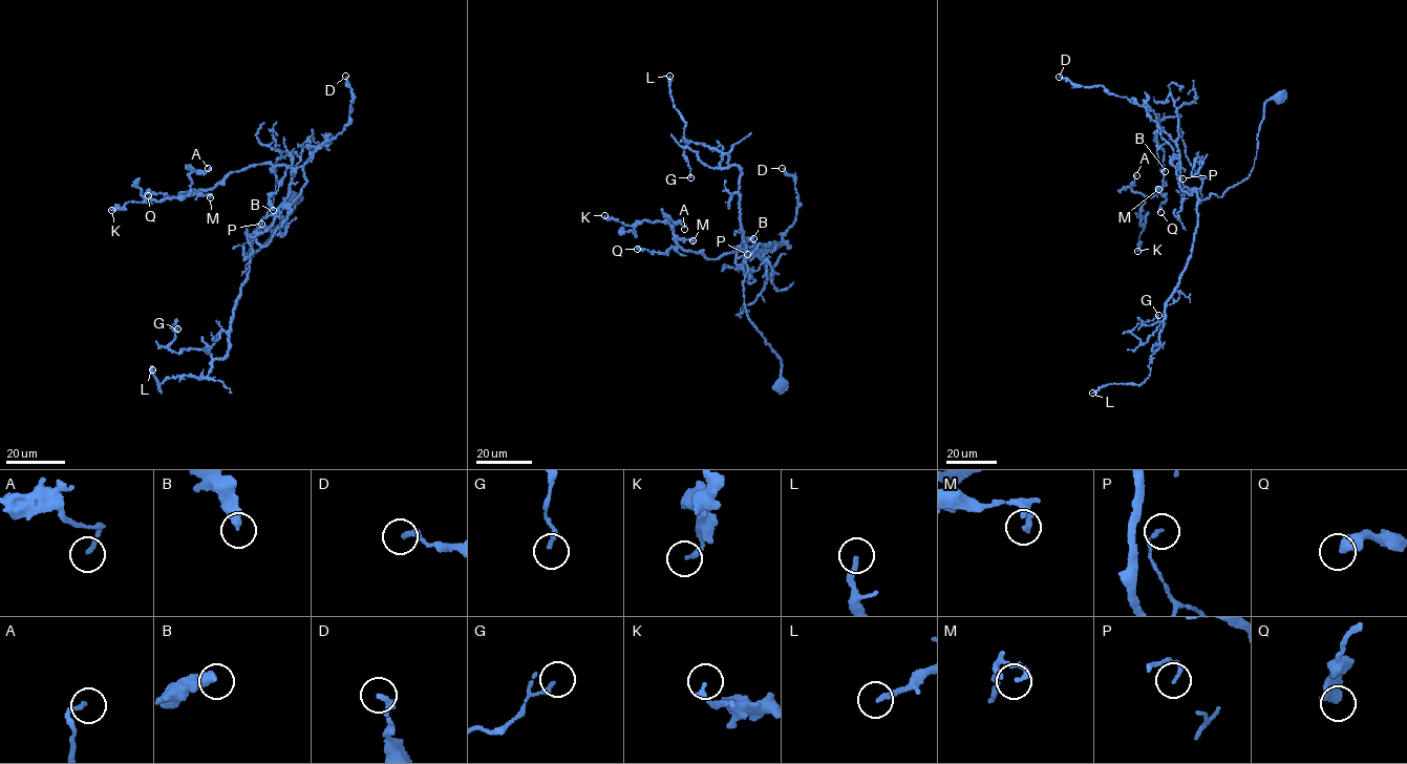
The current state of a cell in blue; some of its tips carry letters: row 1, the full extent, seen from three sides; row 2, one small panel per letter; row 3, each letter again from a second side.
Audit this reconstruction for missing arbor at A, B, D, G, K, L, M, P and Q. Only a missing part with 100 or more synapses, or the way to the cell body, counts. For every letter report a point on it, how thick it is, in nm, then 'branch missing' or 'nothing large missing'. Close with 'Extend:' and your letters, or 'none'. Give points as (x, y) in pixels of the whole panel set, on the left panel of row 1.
A: place (208, 168); calibre 140 nm; nothing large missing
B: place (273, 210); calibre 400 nm; nothing large missing
D: place (345, 76); calibre 240 nm; nothing large missing
G: place (177, 329); calibre 190 nm; nothing large missing
K: place (111, 210); calibre 190 nm; nothing large missing
L: place (152, 369); calibre 240 nm; nothing large missing
M: place (210, 197); calibre 190 nm; nothing large missing
P: place (261, 224); calibre 110 nm; nothing large missing
Q: place (148, 195); calibre 480 nm; nothing large missing
Extend: none

